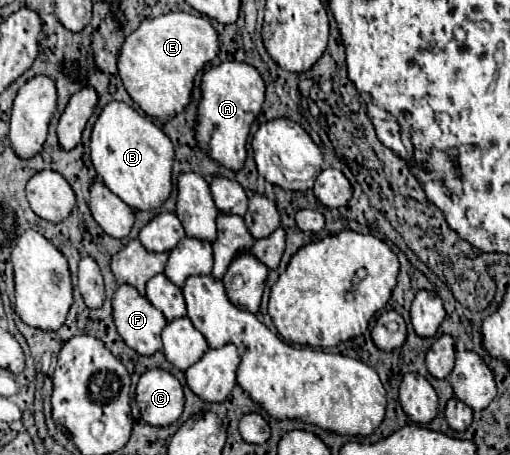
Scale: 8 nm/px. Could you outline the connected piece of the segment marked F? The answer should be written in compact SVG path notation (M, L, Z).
M119 286L113 296L113 318L123 342L139 356L151 356L161 350L161 332L167 320L135 288Z

